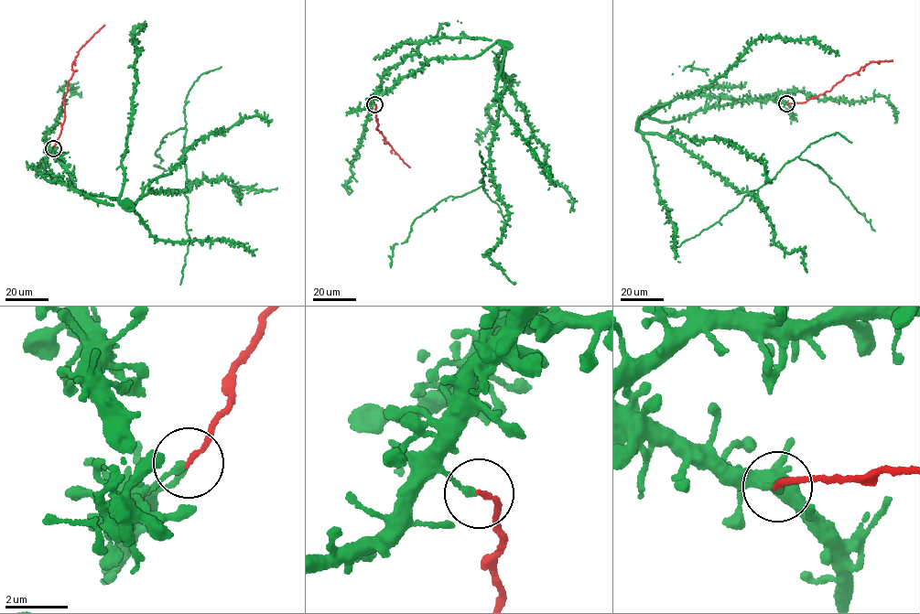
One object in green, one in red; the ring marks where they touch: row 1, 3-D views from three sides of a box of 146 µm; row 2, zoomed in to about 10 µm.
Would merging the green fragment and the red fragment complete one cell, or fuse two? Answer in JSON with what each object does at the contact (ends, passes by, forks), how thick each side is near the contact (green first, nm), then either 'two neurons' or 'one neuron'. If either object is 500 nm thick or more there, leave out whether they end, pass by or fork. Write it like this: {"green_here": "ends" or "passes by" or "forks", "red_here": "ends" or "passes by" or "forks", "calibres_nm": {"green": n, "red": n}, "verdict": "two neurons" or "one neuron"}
{"green_here": "ends", "red_here": "ends", "calibres_nm": {"green": 200, "red": 160}, "verdict": "two neurons"}

